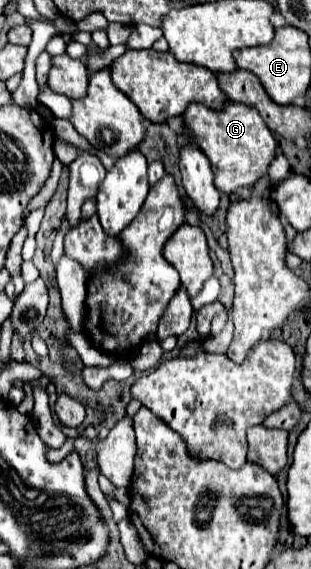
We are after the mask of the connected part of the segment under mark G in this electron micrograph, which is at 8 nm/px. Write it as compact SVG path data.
M229 102L221 112L201 104L189 104L183 112L183 126L189 130L189 138L193 138L201 152L209 158L213 168L213 182L223 194L235 194L239 188L251 188L261 176L265 176L267 166L275 158L277 144L271 130L259 112L245 104Z

